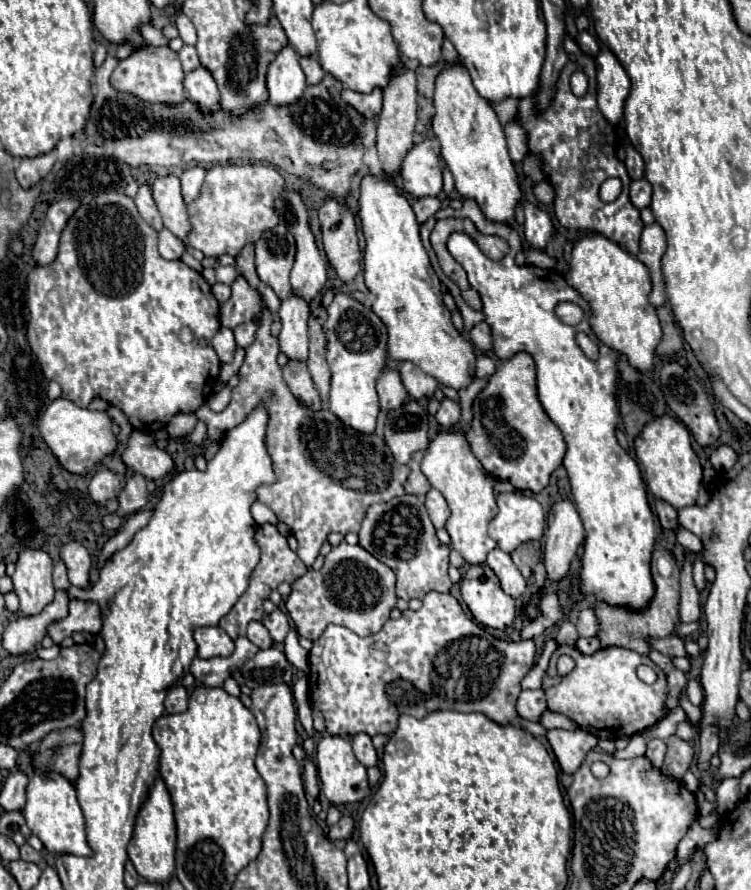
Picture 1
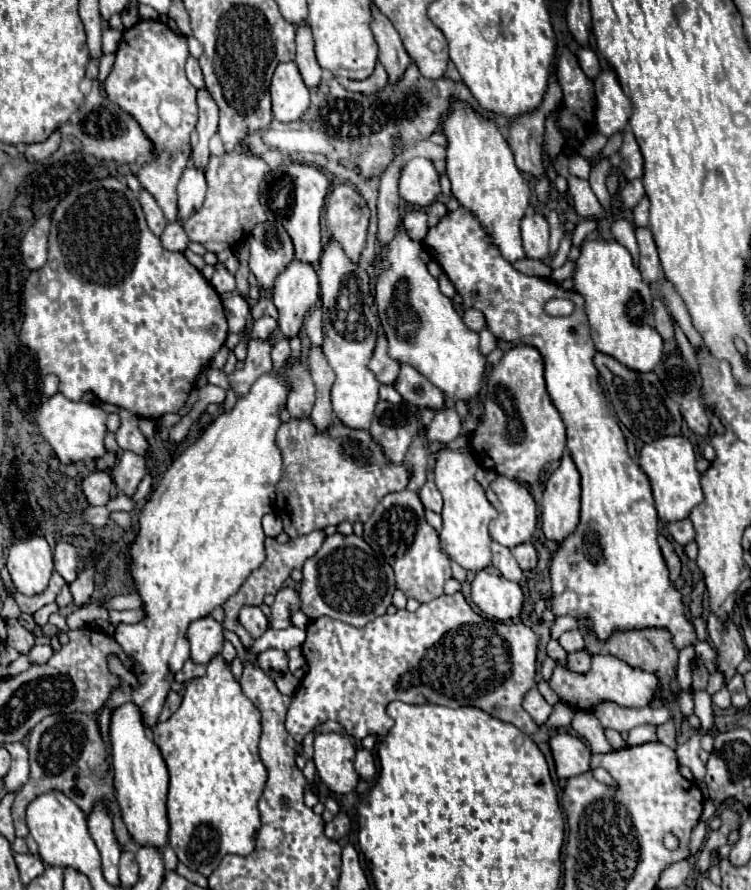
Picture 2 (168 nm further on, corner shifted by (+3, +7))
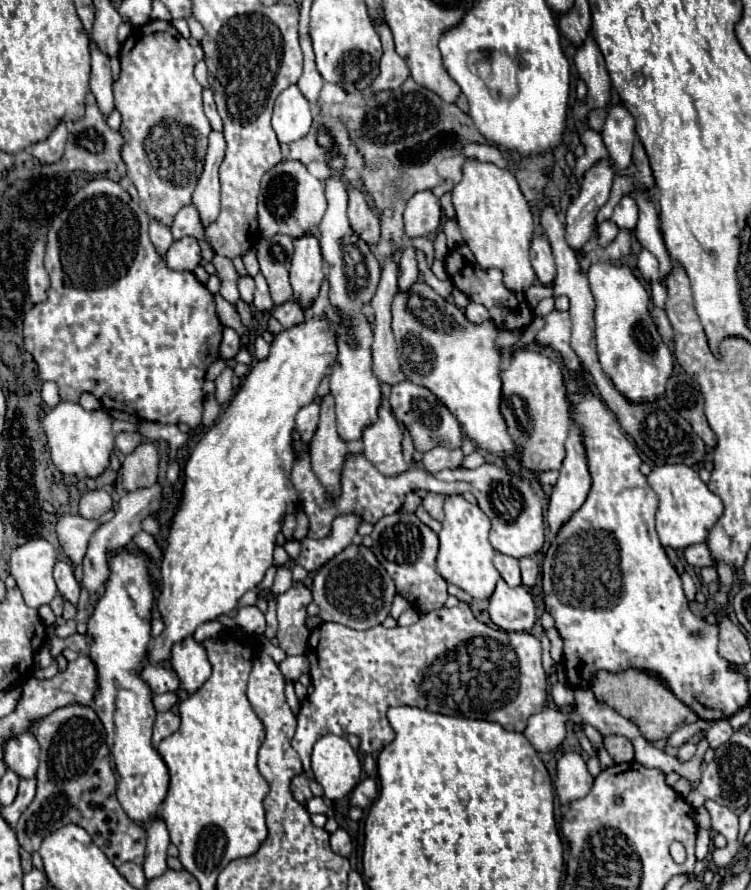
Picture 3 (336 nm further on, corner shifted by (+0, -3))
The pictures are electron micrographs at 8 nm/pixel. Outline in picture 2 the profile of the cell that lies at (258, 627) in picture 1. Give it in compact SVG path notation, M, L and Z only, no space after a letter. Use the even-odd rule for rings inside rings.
M244 607L240 611L240 623L246 627L246 631L252 635L252 639L262 637L262 633L268 629L268 619L260 611L260 607Z

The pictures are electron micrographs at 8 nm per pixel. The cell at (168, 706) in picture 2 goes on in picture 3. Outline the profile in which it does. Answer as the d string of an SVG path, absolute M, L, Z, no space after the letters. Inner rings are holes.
M173 711L157 713L157 721L153 727L153 745L157 747L161 739L173 735L177 729L179 729L179 717Z

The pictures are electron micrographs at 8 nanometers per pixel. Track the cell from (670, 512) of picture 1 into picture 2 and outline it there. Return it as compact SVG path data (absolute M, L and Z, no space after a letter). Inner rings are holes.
M690 519L670 521L670 523L666 523L666 529L674 537L674 541L680 543L680 545L686 545L686 543L690 543L694 539L694 527L692 527Z

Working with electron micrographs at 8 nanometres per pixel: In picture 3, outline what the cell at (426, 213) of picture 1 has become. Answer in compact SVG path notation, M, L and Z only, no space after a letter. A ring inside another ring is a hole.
M407 247L399 261L399 291L409 291L411 285L417 281L417 277L419 277L419 269L415 259L415 249Z

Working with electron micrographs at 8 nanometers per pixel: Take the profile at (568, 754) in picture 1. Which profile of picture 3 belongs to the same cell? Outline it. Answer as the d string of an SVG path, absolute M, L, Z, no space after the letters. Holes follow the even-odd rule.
M565 753L557 763L555 791L563 805L583 799L593 787L593 777L579 753Z

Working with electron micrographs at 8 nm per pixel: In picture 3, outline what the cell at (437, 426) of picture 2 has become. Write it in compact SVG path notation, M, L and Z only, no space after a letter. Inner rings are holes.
M435 447L435 449L431 449L431 451L427 451L423 455L423 467L431 475L435 475L435 473L439 473L443 469L459 469L461 461L463 461L461 449L449 451L445 447Z

